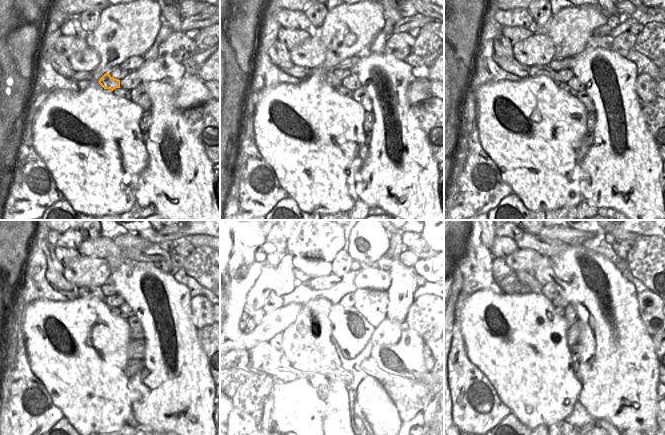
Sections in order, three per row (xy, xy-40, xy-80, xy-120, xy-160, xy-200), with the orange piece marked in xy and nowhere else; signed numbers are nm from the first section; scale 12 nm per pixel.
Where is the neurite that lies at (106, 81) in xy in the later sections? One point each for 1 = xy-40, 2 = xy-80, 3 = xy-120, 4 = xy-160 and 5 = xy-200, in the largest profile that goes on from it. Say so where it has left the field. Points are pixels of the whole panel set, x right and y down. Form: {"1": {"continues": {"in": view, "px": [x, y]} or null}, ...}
{"1": {"continues": {"in": "xy-40", "px": [330, 78]}}, "2": {"continues": {"in": "xy-80", "px": [537, 70]}}, "3": {"continues": {"in": "xy-120", "px": [87, 291]}}, "4": {"continues": {"in": "xy-160", "px": [307, 287]}}, "5": {"continues": {"in": "xy-200", "px": [527, 278]}}}

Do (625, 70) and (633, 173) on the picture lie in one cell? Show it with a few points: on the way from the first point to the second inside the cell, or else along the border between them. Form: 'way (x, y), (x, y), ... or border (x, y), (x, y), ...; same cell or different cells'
way (625, 96), (628, 142), (631, 147); same cell

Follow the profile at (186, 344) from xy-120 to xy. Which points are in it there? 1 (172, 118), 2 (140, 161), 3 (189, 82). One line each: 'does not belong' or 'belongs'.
1: belongs
2: does not belong
3: does not belong

